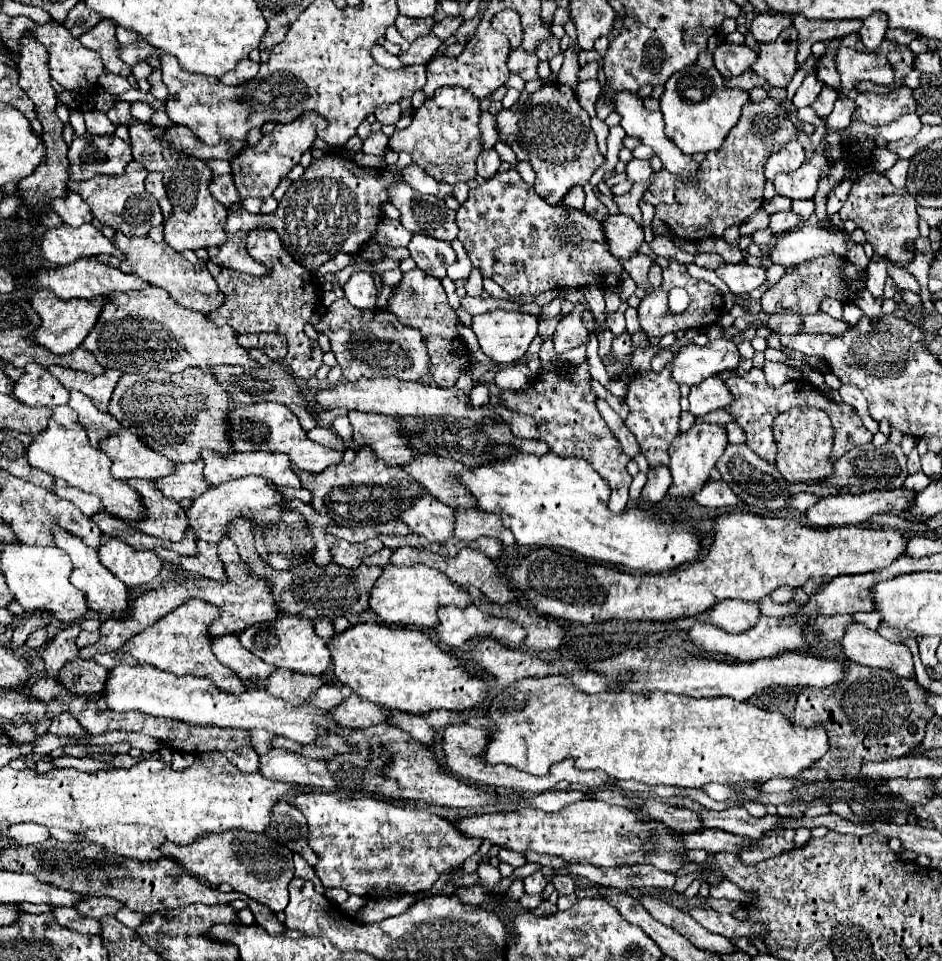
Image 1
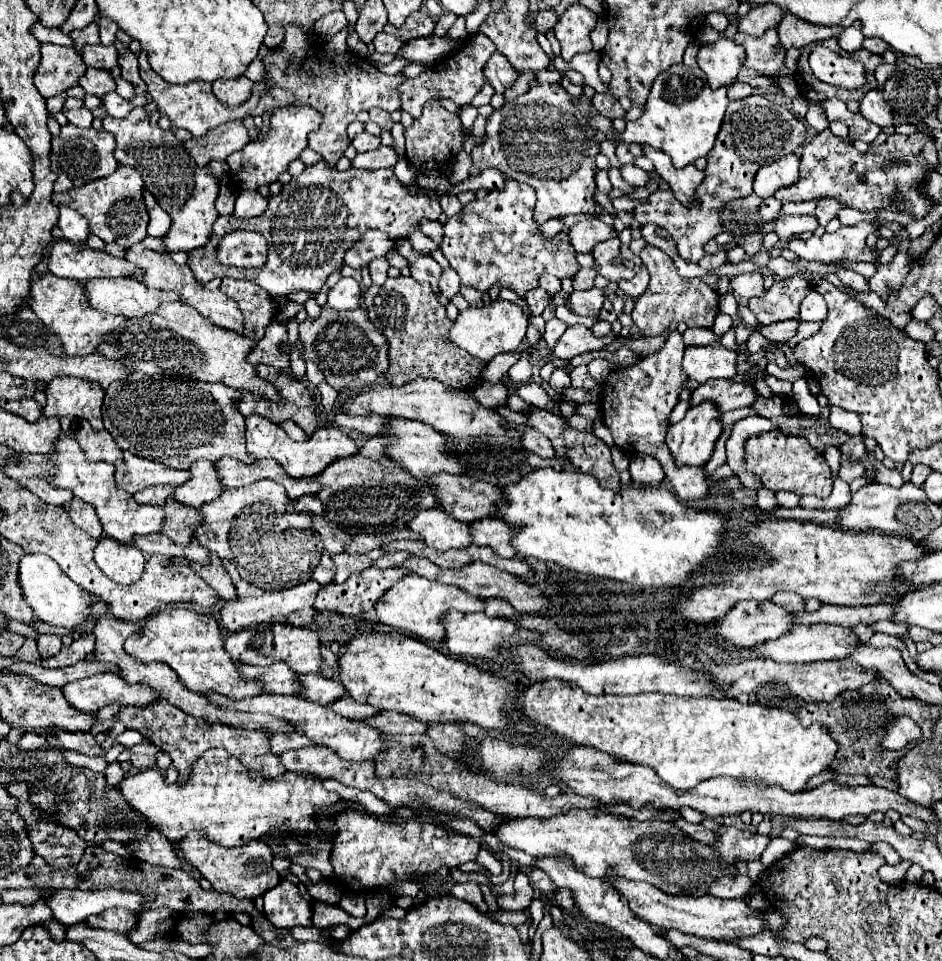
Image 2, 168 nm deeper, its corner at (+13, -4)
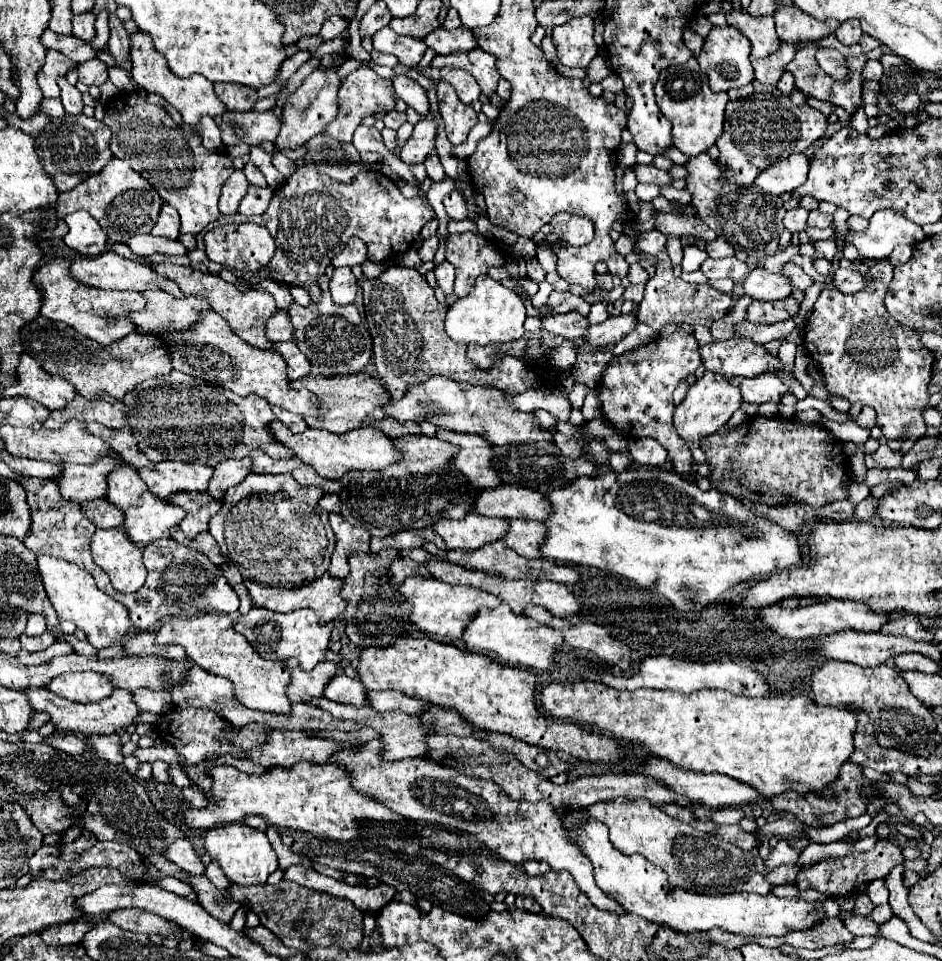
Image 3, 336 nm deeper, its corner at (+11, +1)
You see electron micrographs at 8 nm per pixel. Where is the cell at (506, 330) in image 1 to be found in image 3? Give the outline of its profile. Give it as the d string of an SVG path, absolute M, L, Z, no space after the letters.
M482 275L476 281L472 295L462 297L448 307L444 329L458 343L490 345L490 343L510 343L524 337L524 321L526 309L522 299L514 291L506 289L502 283L490 279L488 275Z

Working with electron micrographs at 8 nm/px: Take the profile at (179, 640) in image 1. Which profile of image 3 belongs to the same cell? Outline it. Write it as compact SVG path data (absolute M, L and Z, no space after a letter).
M198 615L192 619L168 619L156 631L156 643L168 645L176 643L186 649L190 659L212 675L220 675L232 681L234 699L244 707L272 713L288 713L290 699L284 691L288 685L288 671L282 661L268 661L256 655L256 649L244 639L244 635L234 631L234 623L228 615Z

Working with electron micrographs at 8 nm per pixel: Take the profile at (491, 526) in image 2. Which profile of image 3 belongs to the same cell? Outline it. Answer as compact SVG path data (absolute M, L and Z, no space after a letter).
M508 519L508 531L502 537L506 547L514 549L518 555L528 559L538 559L540 551L536 547L540 545L540 539L544 537L544 523L530 521L530 519Z

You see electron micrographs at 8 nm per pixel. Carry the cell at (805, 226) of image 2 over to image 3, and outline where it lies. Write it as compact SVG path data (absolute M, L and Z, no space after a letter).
M802 207L786 211L786 215L784 215L784 227L790 233L800 233L802 229L806 229L806 219L808 219L808 211L802 209Z

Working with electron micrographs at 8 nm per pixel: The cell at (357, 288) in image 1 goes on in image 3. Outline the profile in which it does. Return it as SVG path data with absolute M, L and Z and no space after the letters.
M340 267L334 271L334 277L330 279L330 293L336 305L354 303L358 293L358 281L348 267Z

